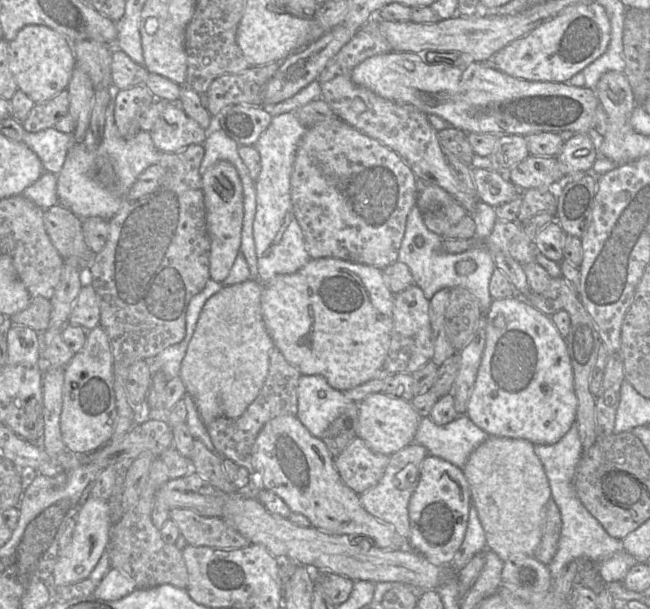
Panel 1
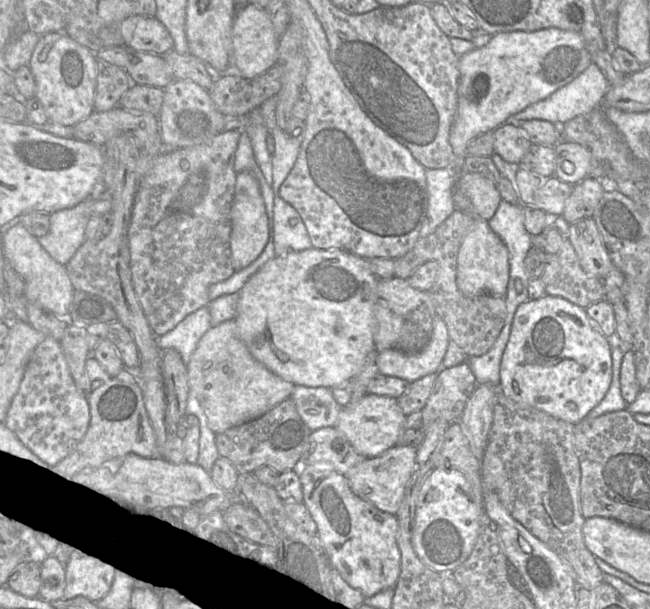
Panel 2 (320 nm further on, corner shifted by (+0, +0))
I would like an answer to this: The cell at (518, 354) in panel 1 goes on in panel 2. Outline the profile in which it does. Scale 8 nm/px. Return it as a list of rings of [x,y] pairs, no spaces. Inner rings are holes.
[[[546,295],[537,300],[527,300],[520,304],[515,312],[509,340],[504,350],[500,364],[500,392],[507,398],[518,403],[543,411],[557,419],[577,425],[582,419],[587,417],[605,397],[612,381],[612,349],[611,341],[605,337],[599,329],[592,323],[586,313],[586,309],[581,308],[563,298]]]

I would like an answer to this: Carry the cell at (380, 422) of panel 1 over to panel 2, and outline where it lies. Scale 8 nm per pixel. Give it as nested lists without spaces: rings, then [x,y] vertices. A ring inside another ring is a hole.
[[[366,394],[357,403],[342,408],[335,427],[346,436],[357,453],[373,458],[396,446],[405,418],[397,399]]]

